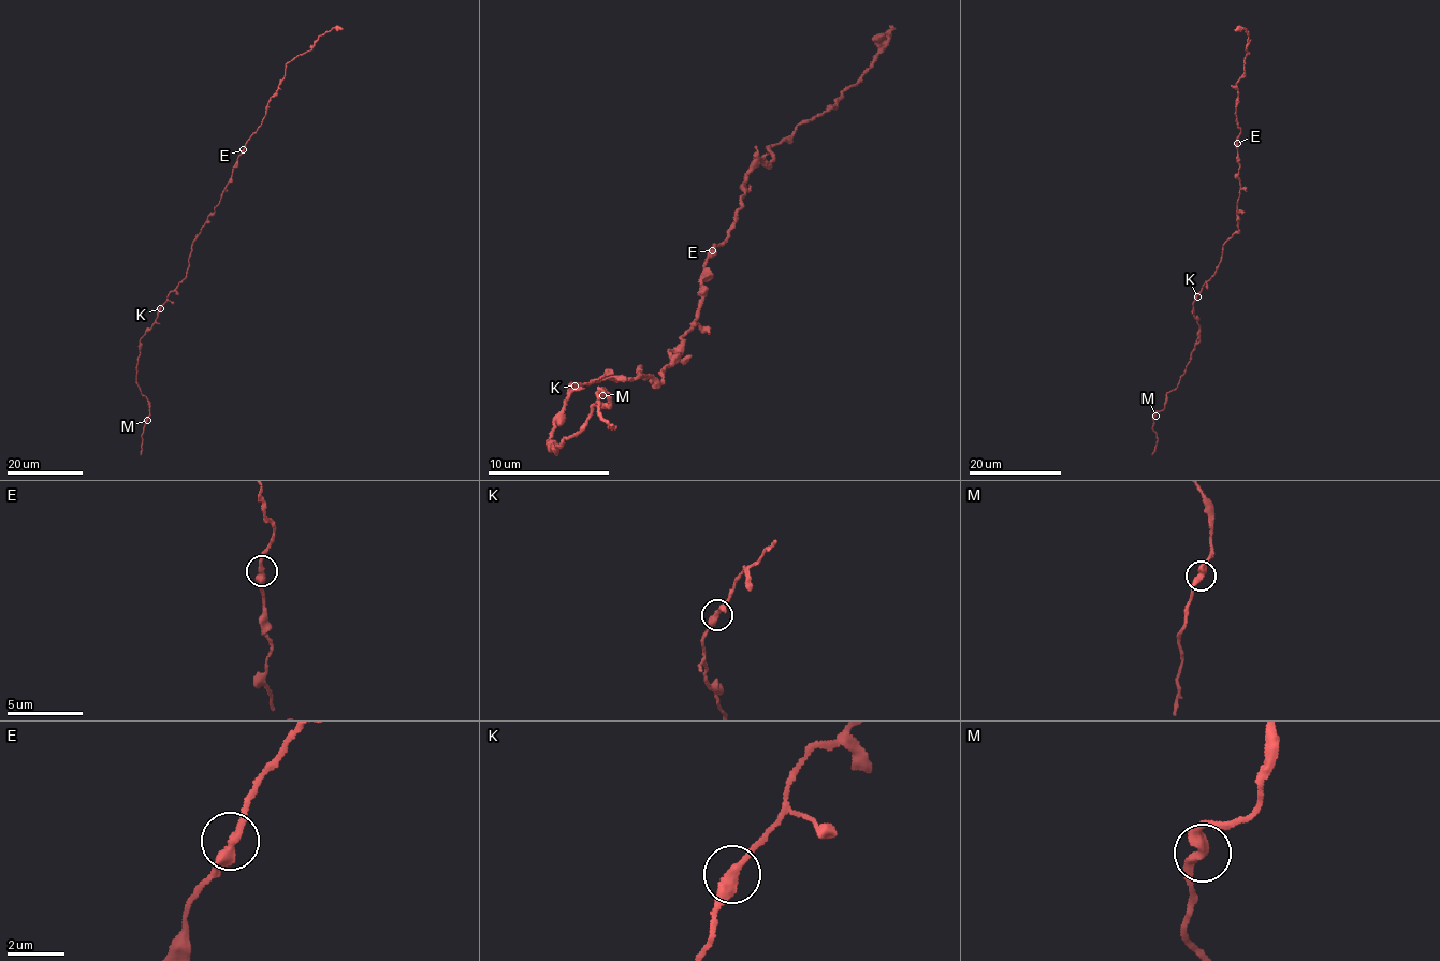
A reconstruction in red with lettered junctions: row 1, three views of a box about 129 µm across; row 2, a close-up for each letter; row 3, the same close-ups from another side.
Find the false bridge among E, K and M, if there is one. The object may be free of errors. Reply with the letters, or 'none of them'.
E

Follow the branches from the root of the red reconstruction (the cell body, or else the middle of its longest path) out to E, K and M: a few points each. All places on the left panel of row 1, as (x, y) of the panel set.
E: (204, 226), (219, 202), (244, 149)
K: (204, 226), (192, 245), (186, 275), (160, 308)
M: (204, 226), (192, 245), (186, 275), (169, 293), (156, 322), (141, 338), (136, 380), (148, 399), (147, 420)

